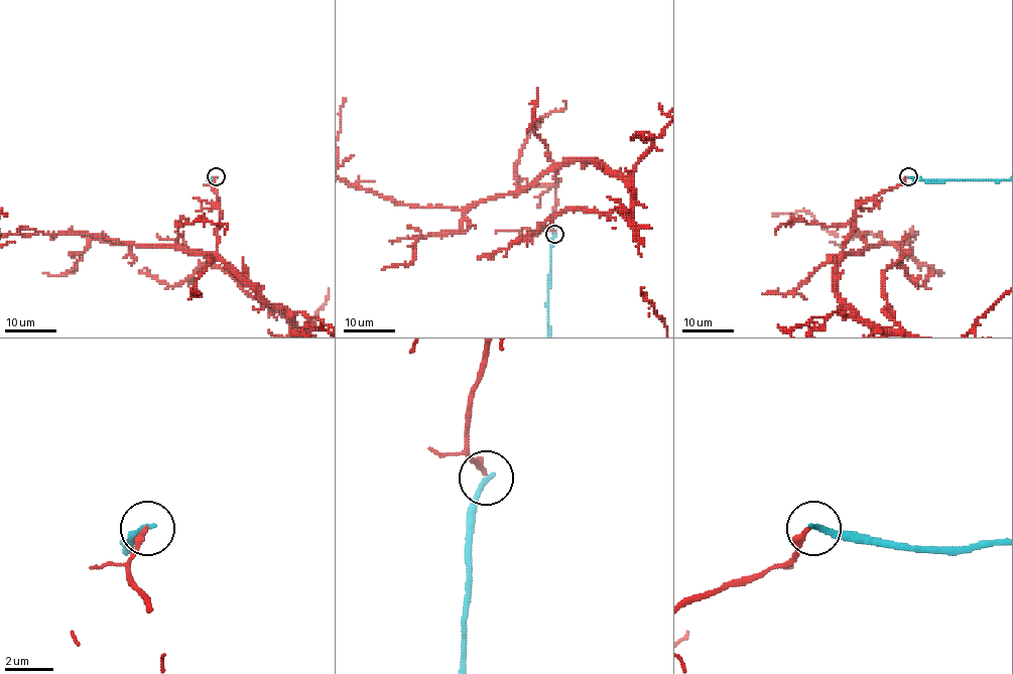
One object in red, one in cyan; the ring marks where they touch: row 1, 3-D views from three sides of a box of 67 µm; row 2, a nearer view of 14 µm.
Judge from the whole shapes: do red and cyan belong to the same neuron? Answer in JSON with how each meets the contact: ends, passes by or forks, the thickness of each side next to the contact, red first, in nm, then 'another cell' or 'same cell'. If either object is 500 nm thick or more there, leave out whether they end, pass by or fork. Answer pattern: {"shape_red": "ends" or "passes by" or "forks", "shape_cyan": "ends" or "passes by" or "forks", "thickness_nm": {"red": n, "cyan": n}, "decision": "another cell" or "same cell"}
{"shape_red": "ends", "shape_cyan": "ends", "thickness_nm": {"red": 280, "cyan": 240}, "decision": "another cell"}

